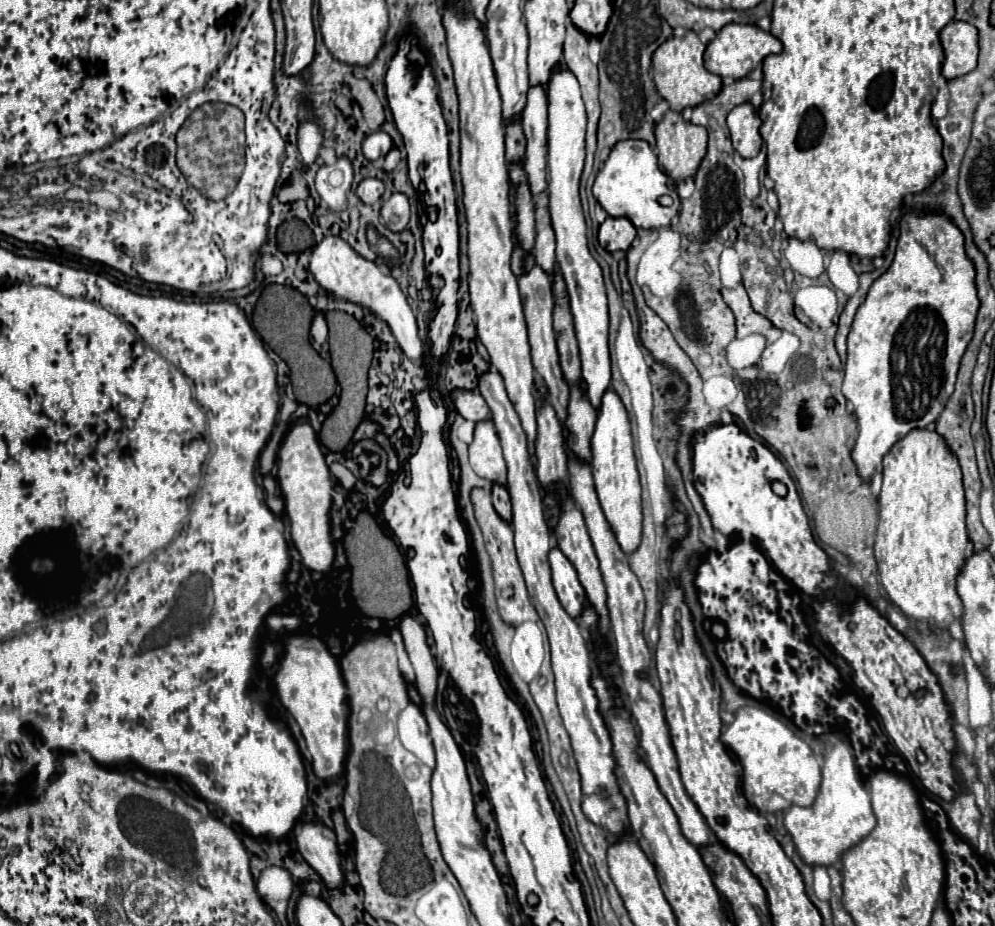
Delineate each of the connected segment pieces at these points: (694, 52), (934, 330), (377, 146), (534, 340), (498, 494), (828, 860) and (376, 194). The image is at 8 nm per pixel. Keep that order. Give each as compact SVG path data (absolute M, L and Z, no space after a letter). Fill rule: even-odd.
M687 31L685 37L671 37L653 53L653 67L655 67L655 85L663 99L669 101L671 109L681 113L685 107L697 107L709 99L713 99L723 83L719 75L709 73L703 67L703 51L705 45L699 41L697 33Z
M909 209L899 223L899 243L891 267L871 285L867 299L859 307L849 339L843 395L855 405L859 437L853 461L861 477L871 479L881 469L883 455L915 427L927 427L943 411L953 393L961 357L973 337L979 297L975 285L975 265L965 253L965 237L941 213L917 213Z
M377 131L377 133L371 133L365 141L363 141L363 155L367 161L375 163L377 159L385 157L389 151L391 151L393 143L391 143L391 137L383 131Z
M537 265L525 273L525 277L519 277L519 291L523 297L523 309L525 309L525 319L527 319L527 329L529 329L529 345L531 345L531 355L533 355L533 367L535 371L543 377L545 387L549 389L549 403L557 411L557 417L565 421L567 415L567 399L569 399L569 387L563 381L563 373L559 367L559 355L557 355L557 345L555 345L555 331L551 325L551 313L553 313L553 293L551 293L551 277L545 277Z
M493 485L493 507L499 513L499 517L503 521L511 521L511 501L509 501L509 493L505 487L501 485Z
M837 733L835 739L831 739L831 749L825 755L823 763L823 781L819 795L811 807L797 807L785 811L785 829L791 835L799 857L811 865L823 865L831 867L837 865L853 845L861 843L873 829L876 818L871 811L871 799L863 781L863 775L857 767L857 759L853 755L853 749L843 733Z
M363 179L357 187L357 197L363 201L363 203L375 203L381 199L385 191L385 185L383 181L379 179Z

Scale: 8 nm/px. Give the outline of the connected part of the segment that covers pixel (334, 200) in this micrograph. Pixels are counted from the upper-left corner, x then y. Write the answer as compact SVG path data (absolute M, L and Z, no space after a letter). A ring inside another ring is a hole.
M339 157L333 165L321 165L315 175L315 189L325 203L333 211L345 209L345 197L353 183L353 167L347 157ZM337 171L337 175L333 175Z

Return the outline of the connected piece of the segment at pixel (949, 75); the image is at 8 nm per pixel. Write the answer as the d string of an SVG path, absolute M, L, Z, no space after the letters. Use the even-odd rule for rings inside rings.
M951 21L941 31L941 45L945 49L945 61L941 73L947 81L961 77L977 67L977 29L965 21Z

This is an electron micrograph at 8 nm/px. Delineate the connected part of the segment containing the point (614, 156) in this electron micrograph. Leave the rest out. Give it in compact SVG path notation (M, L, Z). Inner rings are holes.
M633 139L619 141L611 149L609 159L605 161L603 169L597 173L597 179L593 185L593 195L611 217L627 217L635 227L641 227L641 229L667 227L671 223L671 219L679 213L679 207L681 207L679 195L675 189L675 181L659 169L657 157L651 151L649 143L633 141ZM661 195L671 195L673 205L663 207L659 203Z

